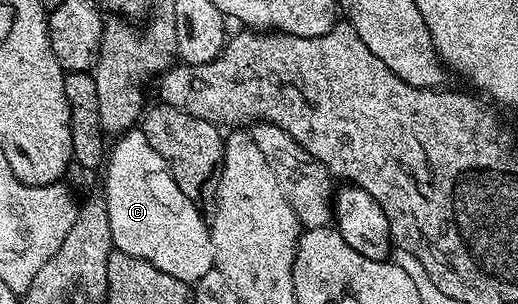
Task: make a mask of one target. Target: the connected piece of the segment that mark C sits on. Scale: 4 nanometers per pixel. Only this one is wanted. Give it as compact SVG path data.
M139 128L129 129L114 141L105 164L107 176L103 195L108 204L108 217L114 247L131 257L151 262L157 269L188 284L194 284L215 266L214 246L211 243L210 225L201 216L200 207L179 189L163 158L146 140Z

